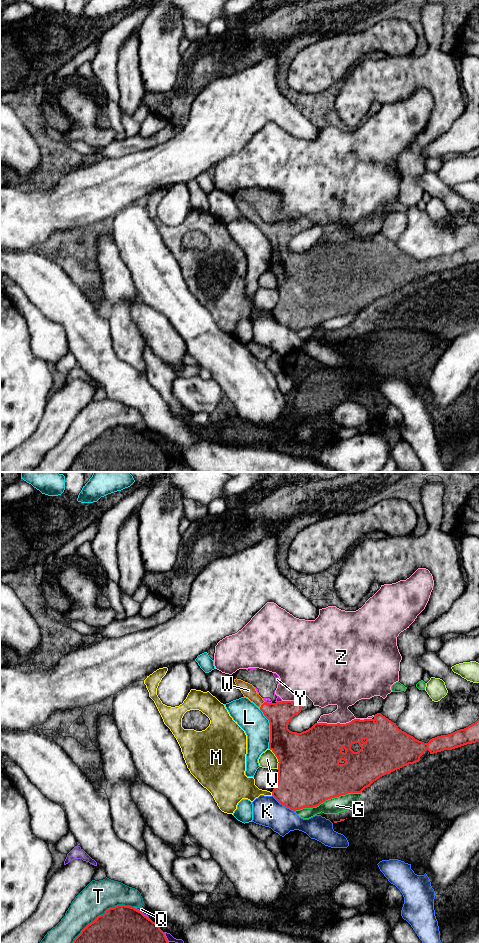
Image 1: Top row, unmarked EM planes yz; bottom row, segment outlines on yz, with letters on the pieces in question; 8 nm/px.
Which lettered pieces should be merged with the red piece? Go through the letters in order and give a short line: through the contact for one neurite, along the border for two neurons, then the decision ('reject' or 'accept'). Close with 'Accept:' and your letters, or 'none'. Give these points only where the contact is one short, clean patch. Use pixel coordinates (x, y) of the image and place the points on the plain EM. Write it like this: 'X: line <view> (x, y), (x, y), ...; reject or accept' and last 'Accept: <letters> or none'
G: reject
K: reject
L: reject
M: reject
Q: reject
T: reject
V: reject
W: line yz (279, 234), (261, 225), (248, 210); accept
Y: line yz (265, 221), (271, 223); reject
Z: reject
Accept: W

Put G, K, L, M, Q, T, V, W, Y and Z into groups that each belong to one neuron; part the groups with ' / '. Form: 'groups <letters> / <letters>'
groups G / K / L / M / Q / T / V / W / Y / Z

